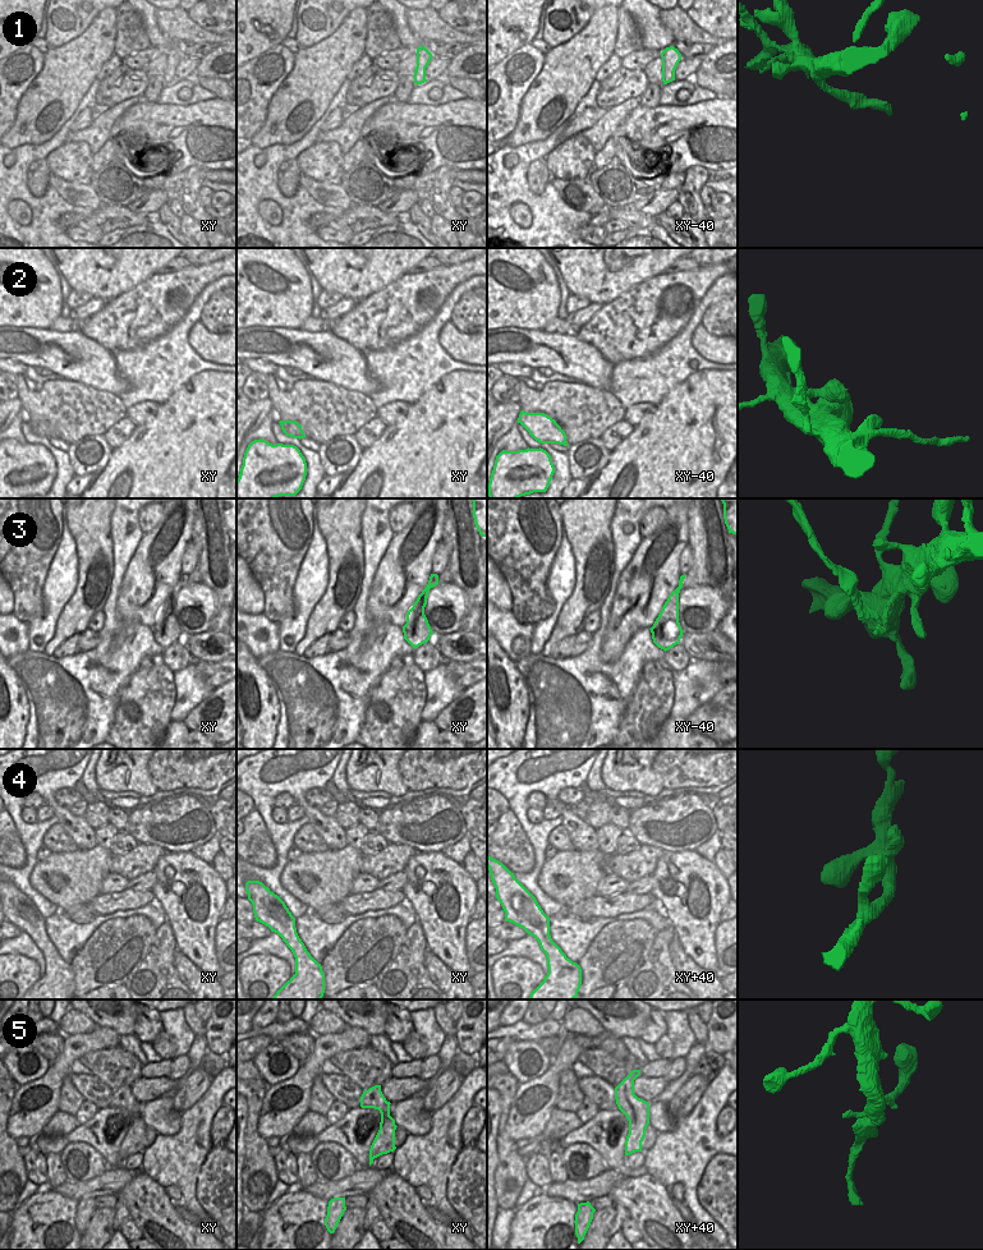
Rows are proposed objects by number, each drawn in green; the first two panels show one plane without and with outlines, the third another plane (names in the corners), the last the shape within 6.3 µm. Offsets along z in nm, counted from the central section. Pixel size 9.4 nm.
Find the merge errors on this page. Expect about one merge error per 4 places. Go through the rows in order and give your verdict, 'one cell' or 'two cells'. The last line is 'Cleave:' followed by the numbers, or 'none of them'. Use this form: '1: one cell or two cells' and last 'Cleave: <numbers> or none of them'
1: one cell
2: one cell
3: two cells
4: one cell
5: two cells
Cleave: 3, 5

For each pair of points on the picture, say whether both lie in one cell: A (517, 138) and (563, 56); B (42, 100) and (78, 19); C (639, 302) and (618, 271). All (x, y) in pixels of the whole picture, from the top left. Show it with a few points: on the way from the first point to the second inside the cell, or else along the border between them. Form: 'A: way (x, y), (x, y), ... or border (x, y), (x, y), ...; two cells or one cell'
A: way (531, 118), (559, 88), (563, 77); one cell
B: border (91, 22), (79, 35), (53, 49); two cells
C: border (657, 275), (633, 285), (605, 304); two cells

